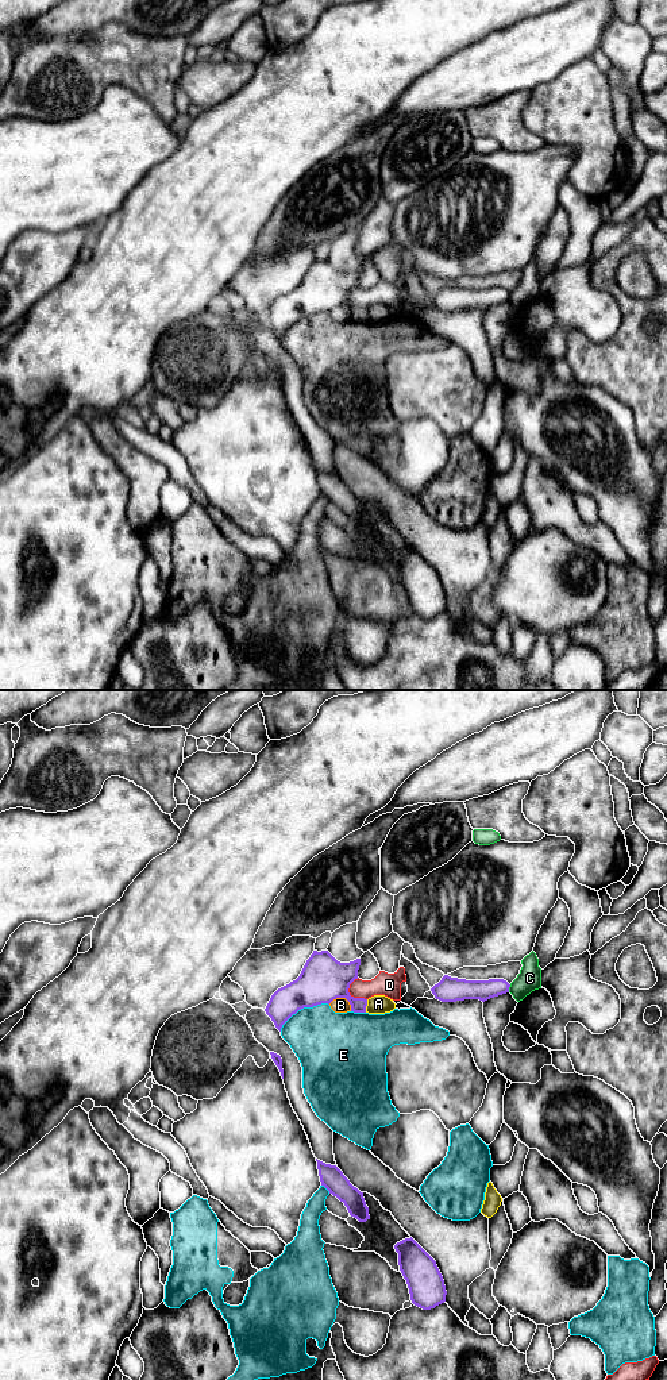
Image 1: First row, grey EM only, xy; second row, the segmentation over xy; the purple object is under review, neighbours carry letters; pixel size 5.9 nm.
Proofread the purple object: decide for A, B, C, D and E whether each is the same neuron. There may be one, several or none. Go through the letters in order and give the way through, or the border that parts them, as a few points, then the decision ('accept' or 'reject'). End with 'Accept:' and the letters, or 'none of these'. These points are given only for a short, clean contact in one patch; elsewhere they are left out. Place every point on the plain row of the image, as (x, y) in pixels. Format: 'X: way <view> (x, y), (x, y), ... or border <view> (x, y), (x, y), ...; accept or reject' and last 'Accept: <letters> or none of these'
A: border xy (367, 308), (365, 320); reject
B: reject
C: reject
D: reject
E: reject
Accept: none of these

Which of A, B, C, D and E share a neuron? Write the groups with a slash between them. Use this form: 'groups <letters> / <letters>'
groups A / B / C / D / E

